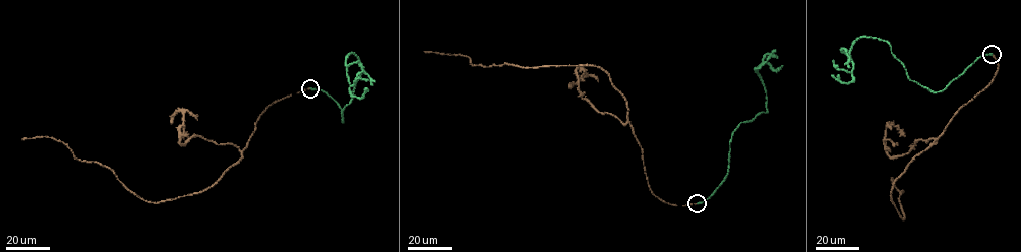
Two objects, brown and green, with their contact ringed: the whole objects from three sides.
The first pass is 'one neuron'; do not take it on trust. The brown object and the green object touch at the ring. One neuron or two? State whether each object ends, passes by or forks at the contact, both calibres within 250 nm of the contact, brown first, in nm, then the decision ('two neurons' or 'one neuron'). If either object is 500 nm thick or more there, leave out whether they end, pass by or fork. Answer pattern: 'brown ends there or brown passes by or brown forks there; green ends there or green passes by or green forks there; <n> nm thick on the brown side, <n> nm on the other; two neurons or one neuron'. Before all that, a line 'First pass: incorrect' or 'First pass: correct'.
First pass: correct
brown ends there; green ends there; 240 nm thick on the brown side, 300 nm on the other; one neuron

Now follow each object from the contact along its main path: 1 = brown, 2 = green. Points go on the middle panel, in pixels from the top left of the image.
1: (697, 203), (670, 204), (652, 192), (626, 99), (598, 66), (472, 65), (467, 56), (424, 51)
2: (697, 203), (711, 196), (727, 174), (730, 140), (738, 125), (766, 112), (765, 89), (756, 67), (775, 49)

